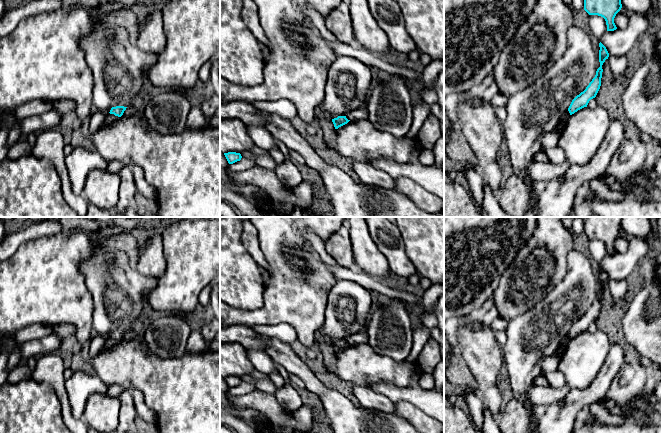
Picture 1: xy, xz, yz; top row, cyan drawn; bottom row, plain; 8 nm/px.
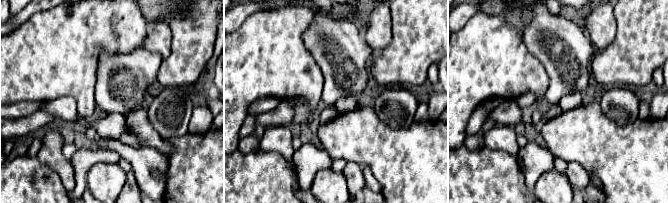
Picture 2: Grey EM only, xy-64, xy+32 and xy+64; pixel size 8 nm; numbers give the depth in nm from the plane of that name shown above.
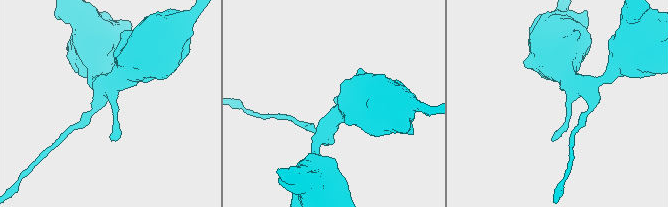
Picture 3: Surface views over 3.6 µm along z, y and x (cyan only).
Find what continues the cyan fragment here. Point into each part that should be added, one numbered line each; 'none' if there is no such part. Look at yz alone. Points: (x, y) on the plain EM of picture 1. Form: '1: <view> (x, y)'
none

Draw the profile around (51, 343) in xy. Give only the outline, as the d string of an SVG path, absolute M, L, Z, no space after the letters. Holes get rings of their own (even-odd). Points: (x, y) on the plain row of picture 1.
M51 332L46 337L30 340L17 345L14 350L19 348L23 359L28 359L31 356L39 357L41 355L57 351L62 342L62 338Z

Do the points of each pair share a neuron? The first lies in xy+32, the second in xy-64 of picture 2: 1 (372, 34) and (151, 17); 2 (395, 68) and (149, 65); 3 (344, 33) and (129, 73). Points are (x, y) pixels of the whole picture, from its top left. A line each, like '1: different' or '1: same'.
1: different
2: different
3: same

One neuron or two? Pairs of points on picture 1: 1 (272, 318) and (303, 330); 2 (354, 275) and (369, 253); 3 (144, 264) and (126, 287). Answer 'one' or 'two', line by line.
1: one
2: two
3: two

